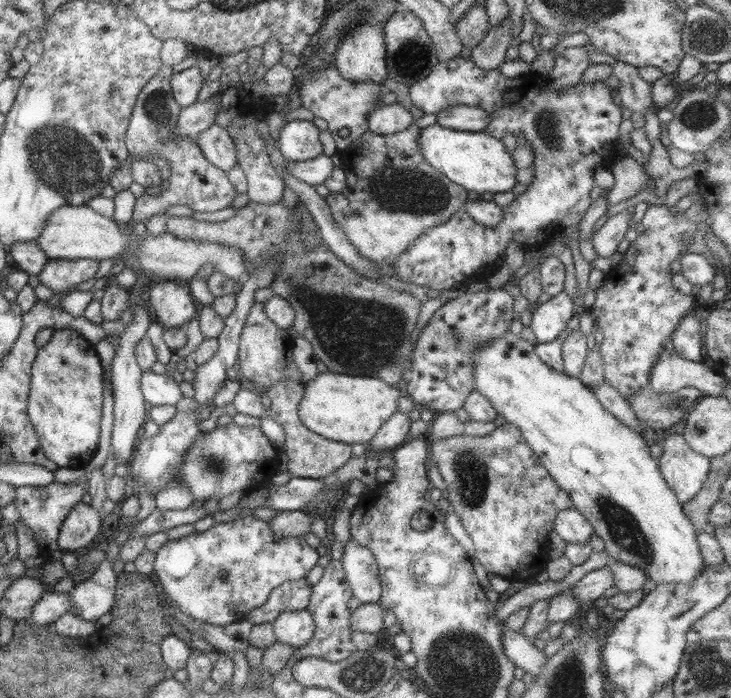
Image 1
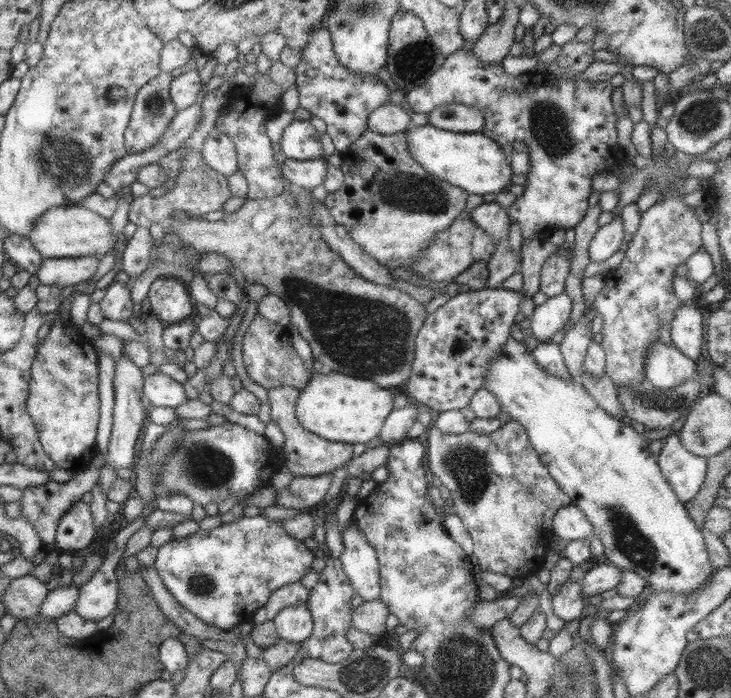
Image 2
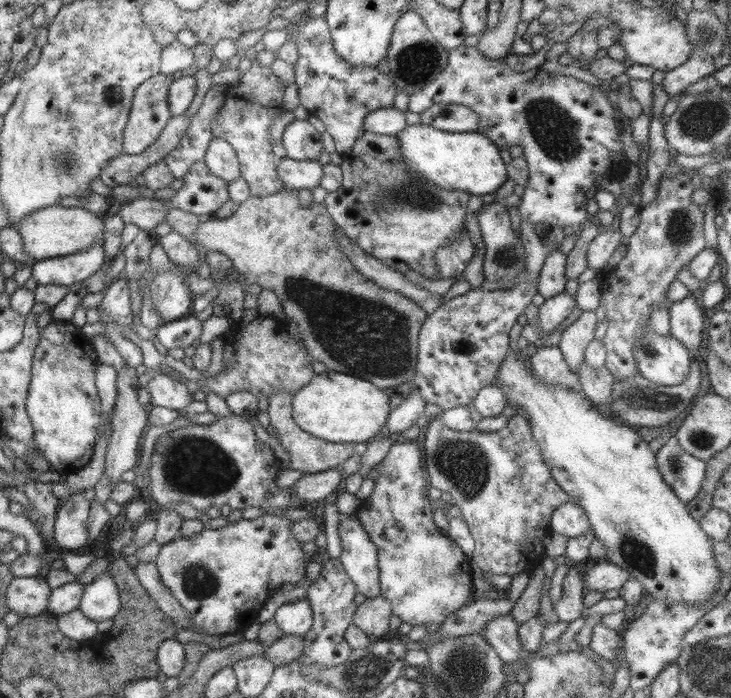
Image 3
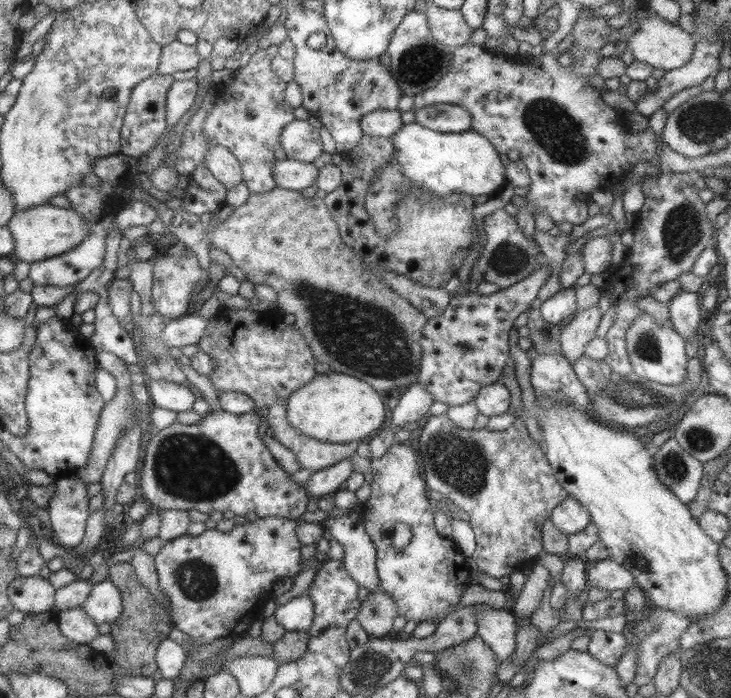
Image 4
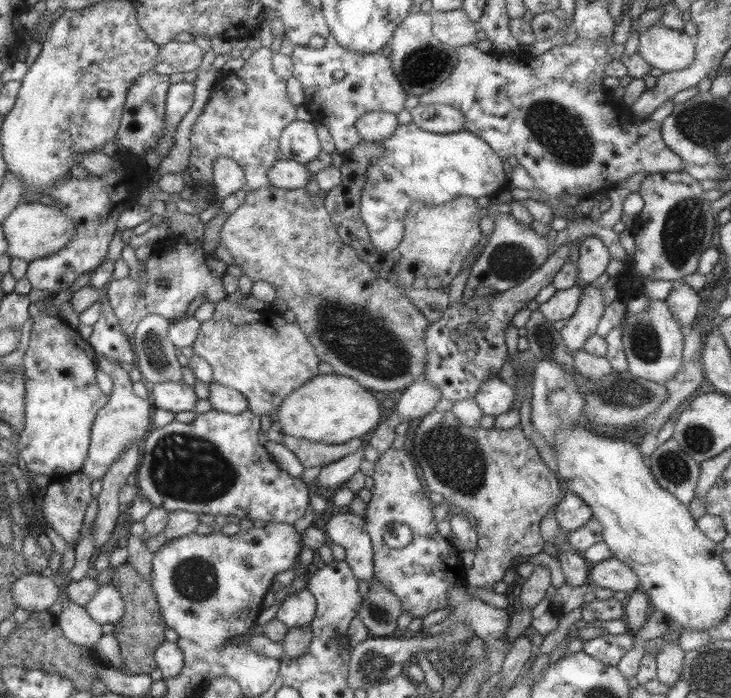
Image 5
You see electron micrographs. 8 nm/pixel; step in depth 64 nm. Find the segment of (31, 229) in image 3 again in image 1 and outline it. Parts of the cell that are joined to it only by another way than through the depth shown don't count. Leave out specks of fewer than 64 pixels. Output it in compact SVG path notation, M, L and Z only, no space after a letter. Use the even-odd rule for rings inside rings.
M63 205L55 208L55 212L47 216L45 228L39 232L34 242L49 259L87 258L99 262L104 259L113 261L115 256L123 261L127 256L135 256L141 271L151 271L158 276L163 276L165 280L181 283L186 283L205 264L210 264L215 271L219 271L227 278L232 278L234 282L245 271L245 263L239 249L223 247L219 243L201 243L195 239L183 241L166 231L156 236L145 232L145 235L137 239L132 228L119 229L112 219L100 216L86 205Z

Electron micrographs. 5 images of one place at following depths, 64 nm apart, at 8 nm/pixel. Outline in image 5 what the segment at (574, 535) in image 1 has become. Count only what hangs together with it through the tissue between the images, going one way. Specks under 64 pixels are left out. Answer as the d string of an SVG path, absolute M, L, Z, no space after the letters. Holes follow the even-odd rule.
M569 490L565 492L564 497L556 504L554 513L559 528L568 533L582 527L592 516L589 505Z

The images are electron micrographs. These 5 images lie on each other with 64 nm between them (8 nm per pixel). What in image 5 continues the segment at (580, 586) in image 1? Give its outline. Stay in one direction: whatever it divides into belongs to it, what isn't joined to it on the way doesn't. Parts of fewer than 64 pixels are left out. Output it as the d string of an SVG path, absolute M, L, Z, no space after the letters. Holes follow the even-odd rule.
M613 557L593 565L588 576L590 586L609 588L613 592L630 593L639 586L638 578L633 570Z

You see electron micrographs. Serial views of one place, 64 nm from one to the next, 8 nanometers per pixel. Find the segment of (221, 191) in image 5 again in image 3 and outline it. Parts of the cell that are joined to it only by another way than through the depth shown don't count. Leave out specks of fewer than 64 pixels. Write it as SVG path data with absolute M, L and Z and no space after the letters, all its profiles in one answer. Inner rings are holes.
M212 136L202 160L211 174L227 183L237 180L240 166L233 147L222 138Z

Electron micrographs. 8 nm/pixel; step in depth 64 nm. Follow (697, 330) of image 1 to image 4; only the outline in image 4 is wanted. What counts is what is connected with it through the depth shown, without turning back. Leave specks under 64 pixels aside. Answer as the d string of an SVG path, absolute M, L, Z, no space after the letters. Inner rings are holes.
M681 289L668 301L669 328L673 328L685 340L693 340L697 337L699 322L702 318L697 298L697 293Z

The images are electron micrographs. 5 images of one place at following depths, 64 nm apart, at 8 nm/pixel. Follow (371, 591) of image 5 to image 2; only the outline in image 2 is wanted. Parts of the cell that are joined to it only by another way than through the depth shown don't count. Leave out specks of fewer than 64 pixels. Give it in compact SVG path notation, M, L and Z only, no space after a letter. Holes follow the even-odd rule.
M379 599L363 601L352 610L351 627L379 637L385 631L385 618L390 612Z

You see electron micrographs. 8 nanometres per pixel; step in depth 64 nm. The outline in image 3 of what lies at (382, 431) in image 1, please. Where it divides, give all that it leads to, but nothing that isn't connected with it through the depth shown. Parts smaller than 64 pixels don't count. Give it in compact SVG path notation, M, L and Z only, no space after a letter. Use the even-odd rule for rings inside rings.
M411 391L405 398L401 397L401 402L389 411L385 428L389 436L399 439L399 433L407 430L415 420L424 415L426 400L415 391Z

